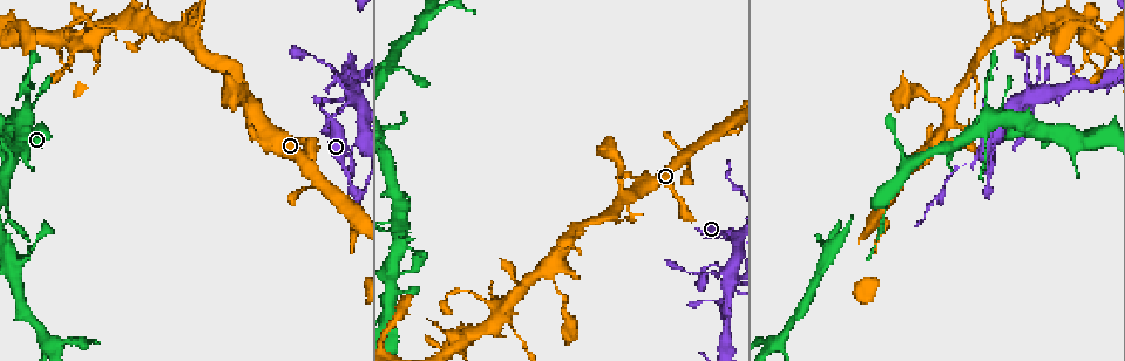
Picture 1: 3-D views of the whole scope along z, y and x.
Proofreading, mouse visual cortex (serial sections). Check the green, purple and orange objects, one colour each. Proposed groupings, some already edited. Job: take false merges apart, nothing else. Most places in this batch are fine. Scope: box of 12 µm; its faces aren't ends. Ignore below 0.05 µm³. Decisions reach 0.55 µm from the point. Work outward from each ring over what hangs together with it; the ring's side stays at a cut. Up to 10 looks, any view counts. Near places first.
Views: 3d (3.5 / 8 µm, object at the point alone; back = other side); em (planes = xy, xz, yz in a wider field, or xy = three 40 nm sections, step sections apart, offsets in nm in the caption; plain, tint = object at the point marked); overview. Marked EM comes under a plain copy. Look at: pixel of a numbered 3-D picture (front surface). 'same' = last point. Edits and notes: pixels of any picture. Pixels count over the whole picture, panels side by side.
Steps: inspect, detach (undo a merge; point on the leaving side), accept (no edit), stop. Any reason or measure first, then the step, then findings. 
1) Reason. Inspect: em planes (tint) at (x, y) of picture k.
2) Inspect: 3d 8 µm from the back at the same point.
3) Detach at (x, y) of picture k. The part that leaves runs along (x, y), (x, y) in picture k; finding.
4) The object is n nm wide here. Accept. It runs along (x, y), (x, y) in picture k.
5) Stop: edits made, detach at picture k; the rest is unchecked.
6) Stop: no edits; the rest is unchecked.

A narrow waist. Inspect: 3d 3.5 µm at (25, 97) of picture 1.

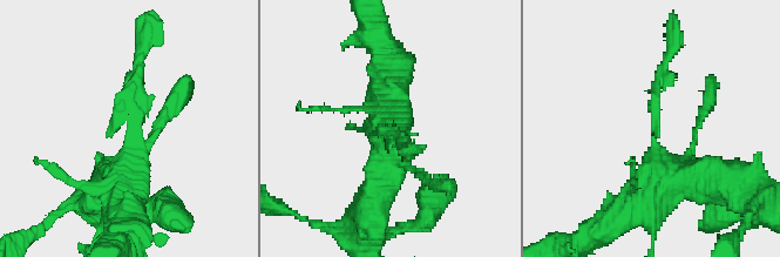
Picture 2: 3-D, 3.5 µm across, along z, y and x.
Shape alone is not enough. Inspect: em planes (tint) at (653, 128) of picture 2.

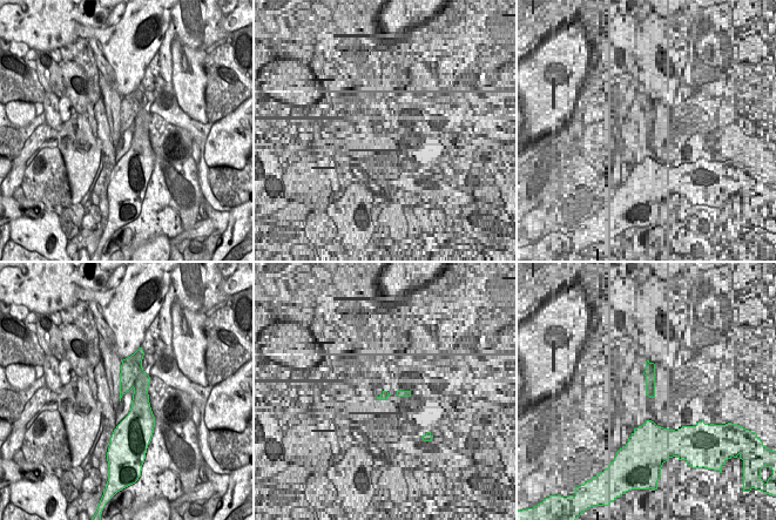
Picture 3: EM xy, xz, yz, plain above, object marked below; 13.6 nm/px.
Detach at (671, 46) of picture 2. A border runs along (142, 370), (137, 372), (133, 386) in picture 3; two cells meet here.

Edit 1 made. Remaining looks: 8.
See it whole again. Inspect: overview.

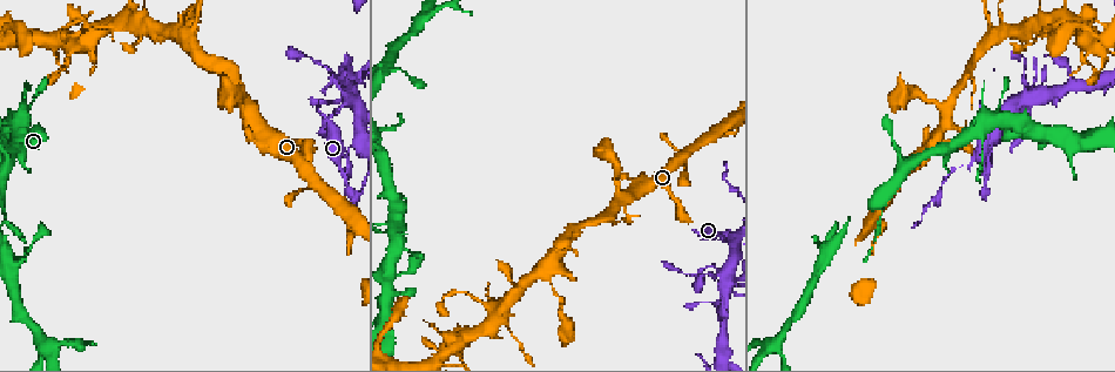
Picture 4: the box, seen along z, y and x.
Thin arm on a thick one. Inspect: em xy step 5 (tint) at (1038, 24) of picture 4.

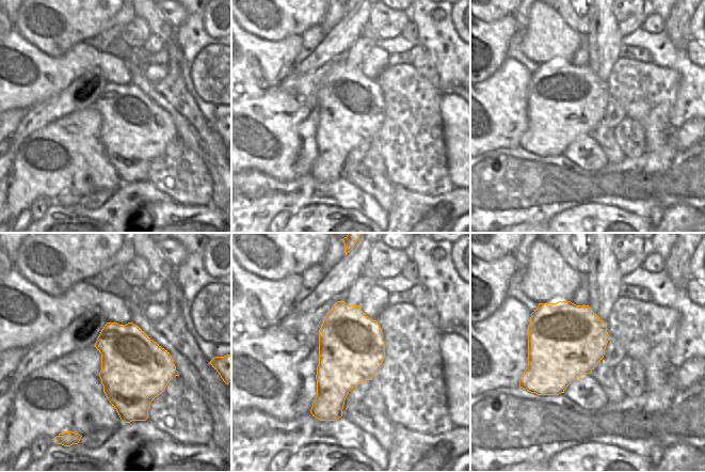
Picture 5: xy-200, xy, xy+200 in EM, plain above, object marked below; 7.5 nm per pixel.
Wider look. Inspect: 3d 3.5 µm at the same point.

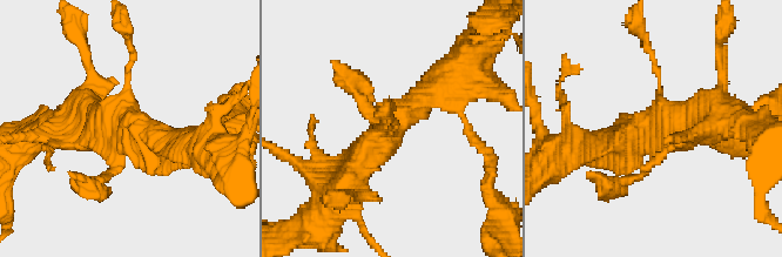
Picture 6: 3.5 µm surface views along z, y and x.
Accept. It runs along (451, 85), (397, 121), (339, 190) in picture 6; all the same cell.

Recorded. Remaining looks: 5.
Sudden change in width. Inspect: 3d 3.5 µm at (616, 165) of picture 4.

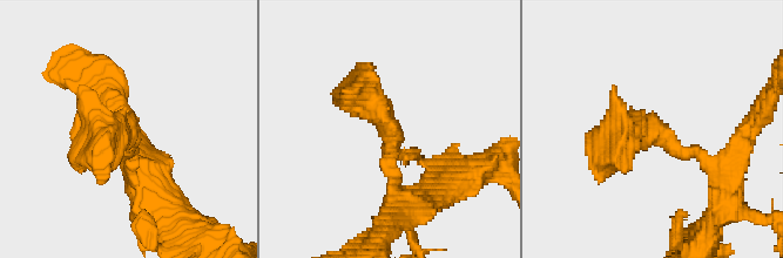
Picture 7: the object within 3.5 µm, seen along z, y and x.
Inspect: em planes (tint) at (390, 126) of picture 7.

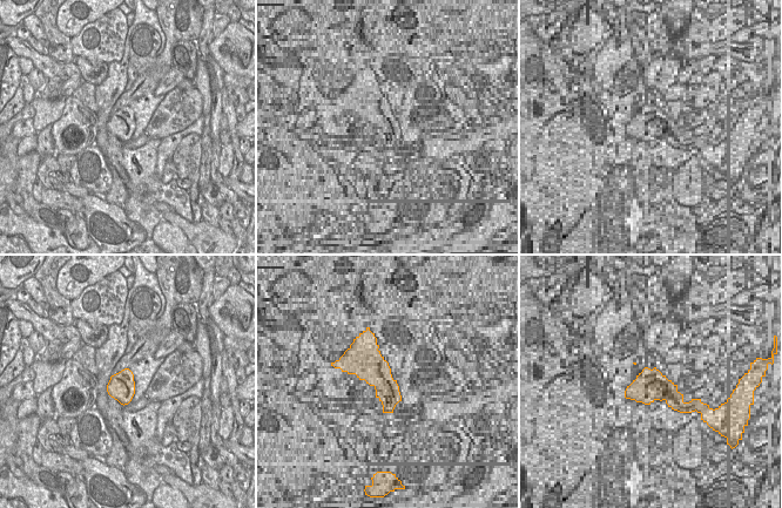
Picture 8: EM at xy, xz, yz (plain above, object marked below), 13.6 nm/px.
Accept. It runs along (392, 190), (392, 133), (363, 79) in picture 7; continuous, no second cell.

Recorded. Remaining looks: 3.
Narrows sharply. Inspect: 3d 3.5 µm at (912, 172) of picture 4.

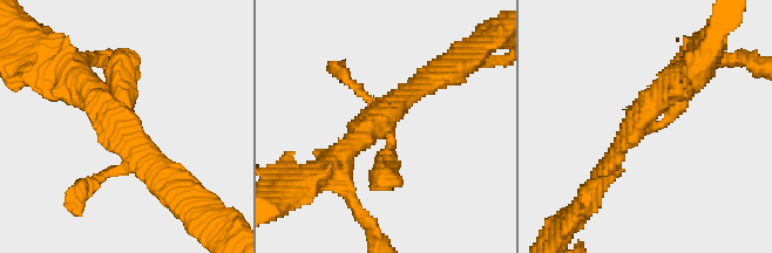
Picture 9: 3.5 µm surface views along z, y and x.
Shape alone is not enough. Inspect: em xy step 1 (tint) at (115, 122) of picture 9.

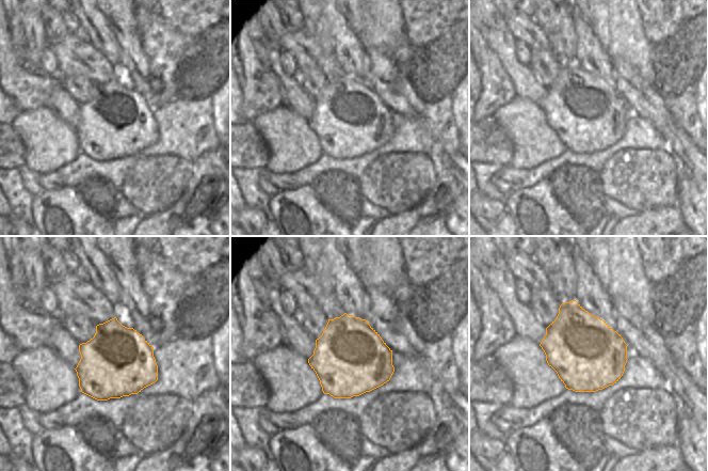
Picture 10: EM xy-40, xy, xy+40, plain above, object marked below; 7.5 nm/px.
Another direction. Inspect: em xy step 2 (tint) at the same point.

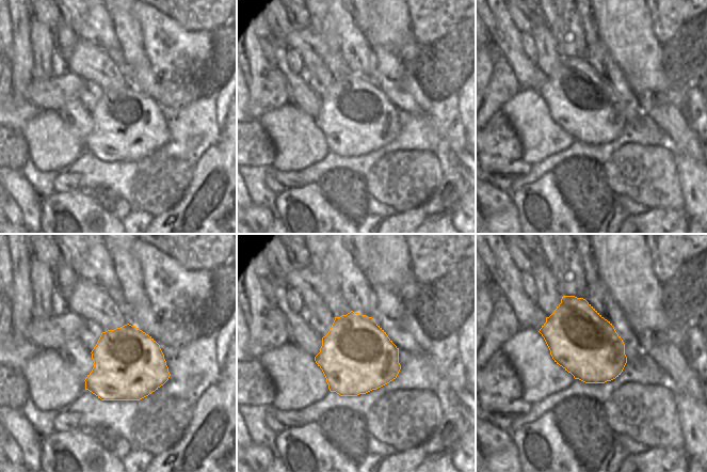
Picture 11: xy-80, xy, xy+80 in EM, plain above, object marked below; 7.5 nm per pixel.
Accept. It runs along (72, 70), (141, 157), (162, 171) in picture 9; all the same cell.

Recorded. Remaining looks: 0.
Stop: edits made, detach at picture 2; the rest is unchecked.

